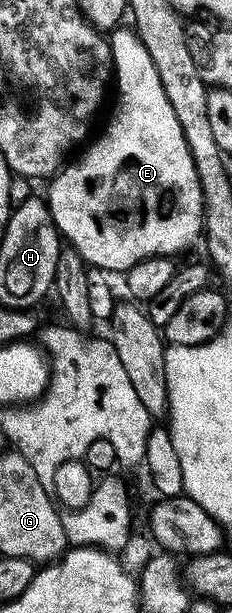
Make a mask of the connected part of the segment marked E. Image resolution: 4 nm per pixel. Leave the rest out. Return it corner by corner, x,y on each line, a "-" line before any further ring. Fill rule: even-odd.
116,28
109,37
113,89
119,92
115,114
103,137
95,142
92,140
86,146
87,153
81,154
79,161
64,164
50,178
48,185
51,186
45,192
60,238
75,249
88,266
104,271
126,271
148,257
174,258
175,253
200,240
203,228
201,185
193,167
193,157
189,155
185,137
181,135
181,125
173,115
173,107
169,107
169,99
165,99
165,89
161,87
161,79
157,79
157,67
153,67
153,59
149,59
145,43
141,43
134,28
123,28

